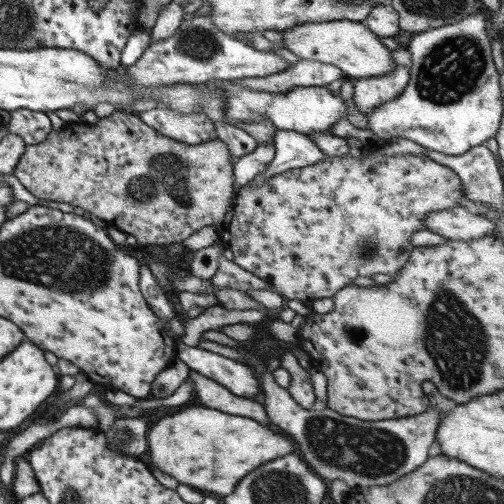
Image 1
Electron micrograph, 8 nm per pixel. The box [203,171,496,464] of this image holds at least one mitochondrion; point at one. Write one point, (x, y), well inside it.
(455, 341)

